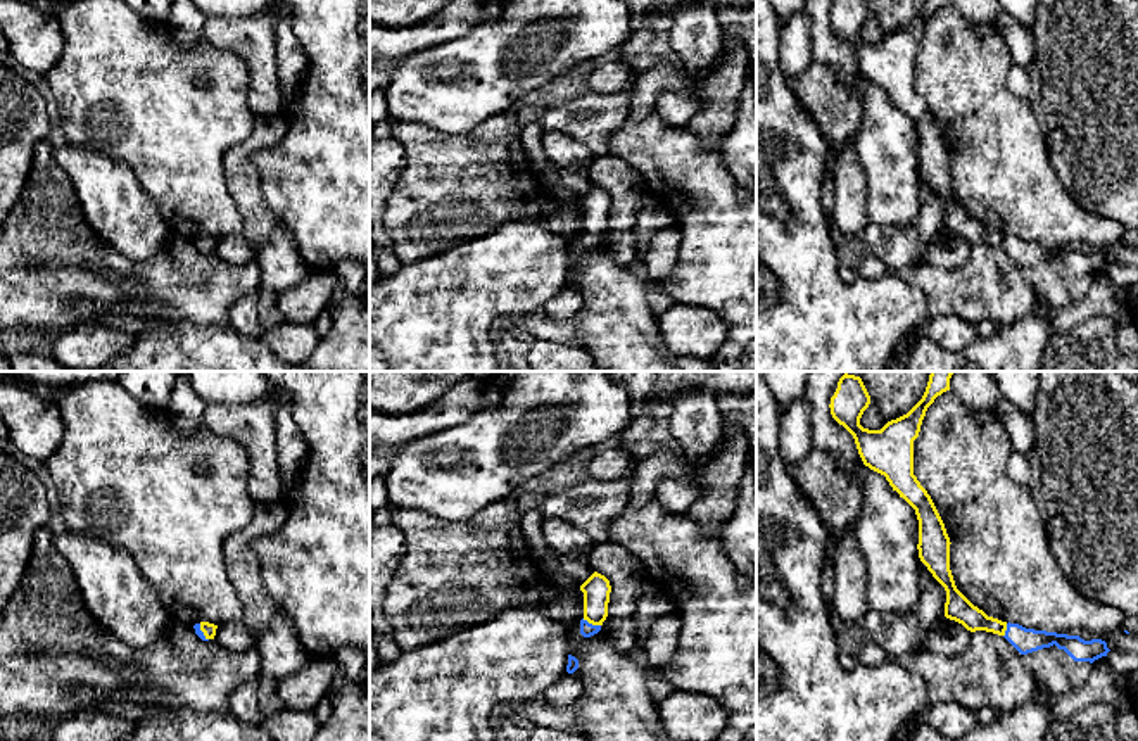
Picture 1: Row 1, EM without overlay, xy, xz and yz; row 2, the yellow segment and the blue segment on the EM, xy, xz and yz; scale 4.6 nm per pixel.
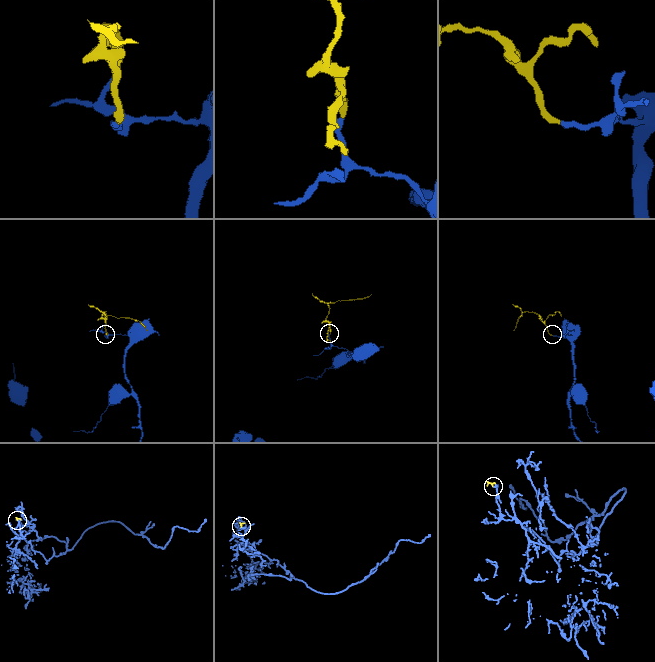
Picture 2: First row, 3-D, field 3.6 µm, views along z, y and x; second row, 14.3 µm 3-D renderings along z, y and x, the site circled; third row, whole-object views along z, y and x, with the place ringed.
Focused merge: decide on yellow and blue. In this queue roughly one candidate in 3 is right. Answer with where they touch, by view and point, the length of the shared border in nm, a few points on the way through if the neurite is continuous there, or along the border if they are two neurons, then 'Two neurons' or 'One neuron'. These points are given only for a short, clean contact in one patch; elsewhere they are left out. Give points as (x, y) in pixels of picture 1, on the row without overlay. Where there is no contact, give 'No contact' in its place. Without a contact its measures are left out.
Touches yellow at xz (591, 235). Shared border 90 nm. Path across: xz (596, 202), (596, 223), (591, 235), (587, 242). One neuron

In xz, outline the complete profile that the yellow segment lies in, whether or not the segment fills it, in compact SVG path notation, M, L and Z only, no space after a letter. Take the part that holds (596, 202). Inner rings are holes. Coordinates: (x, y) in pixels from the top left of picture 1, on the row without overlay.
M594 185L582 199L584 206L584 231L580 233L580 247L591 250L601 244L603 235L608 230L608 216L611 199L610 193Z

